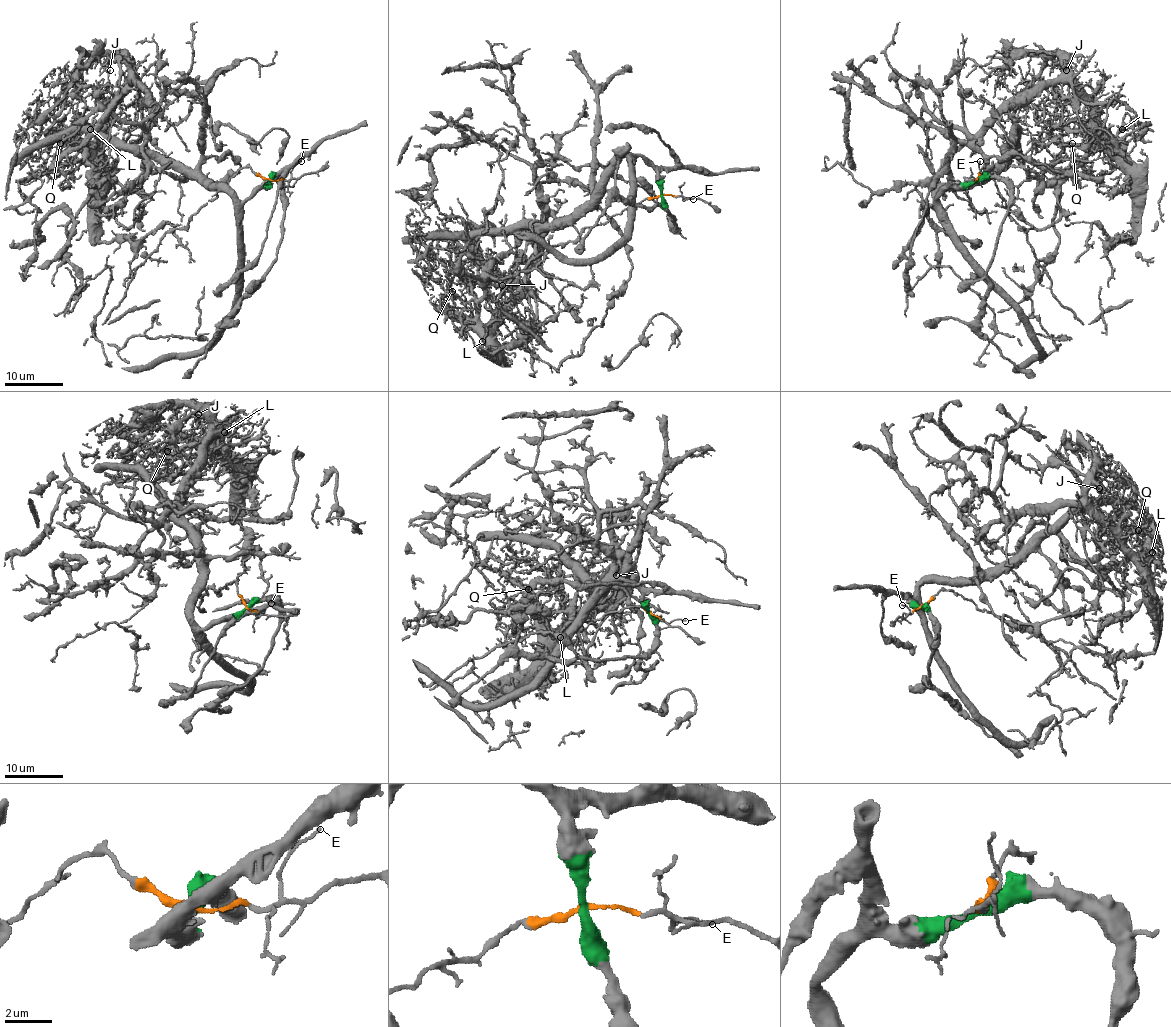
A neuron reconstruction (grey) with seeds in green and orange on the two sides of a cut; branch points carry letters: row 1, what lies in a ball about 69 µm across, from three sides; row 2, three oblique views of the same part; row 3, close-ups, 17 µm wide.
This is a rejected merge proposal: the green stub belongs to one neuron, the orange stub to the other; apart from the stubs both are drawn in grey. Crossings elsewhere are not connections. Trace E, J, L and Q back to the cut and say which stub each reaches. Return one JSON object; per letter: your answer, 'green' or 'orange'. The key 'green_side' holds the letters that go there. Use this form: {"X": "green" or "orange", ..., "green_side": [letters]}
{"E": "orange", "J": "green", "L": "green", "Q": "green", "green_side": ["J", "L", "Q"]}

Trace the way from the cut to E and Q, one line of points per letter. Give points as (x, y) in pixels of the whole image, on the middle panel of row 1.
E: (661, 194), (680, 195), (683, 200), (693, 198)
Q: (661, 194), (656, 171), (625, 155), (550, 223), (420, 234), (496, 313), (483, 323), (451, 291)

